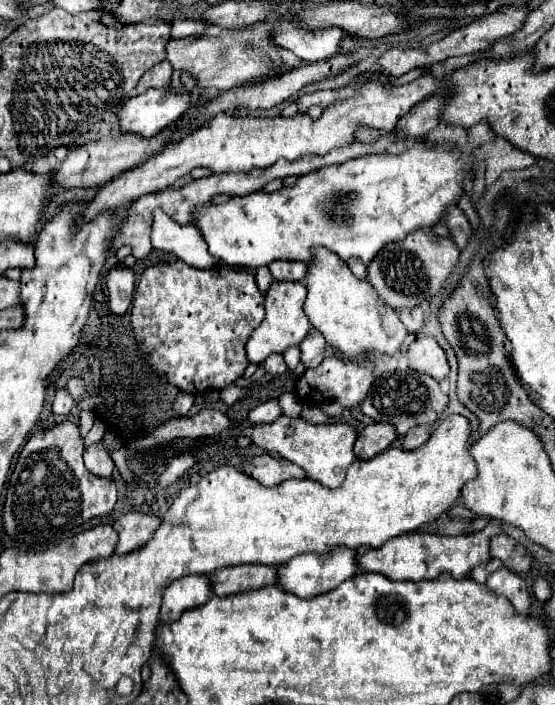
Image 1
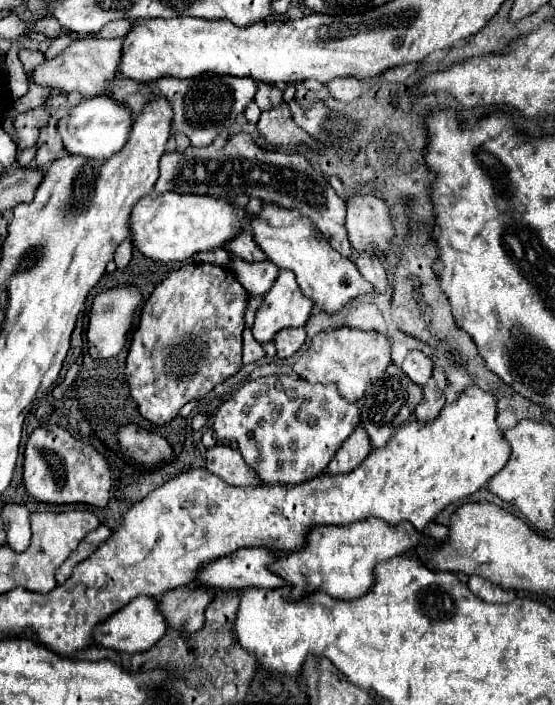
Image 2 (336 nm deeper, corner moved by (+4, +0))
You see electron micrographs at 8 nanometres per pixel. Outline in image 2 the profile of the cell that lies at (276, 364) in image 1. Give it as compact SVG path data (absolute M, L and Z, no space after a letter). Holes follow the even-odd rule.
M245 328L243 332L243 364L251 364L251 362L257 362L265 356L261 344L253 338L251 334L251 328Z

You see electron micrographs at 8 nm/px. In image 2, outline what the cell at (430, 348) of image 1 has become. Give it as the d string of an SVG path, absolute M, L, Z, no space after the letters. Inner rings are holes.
M413 350L407 354L405 362L401 364L401 370L417 384L417 386L425 386L431 378L433 372L433 362L431 358L427 358L423 352Z

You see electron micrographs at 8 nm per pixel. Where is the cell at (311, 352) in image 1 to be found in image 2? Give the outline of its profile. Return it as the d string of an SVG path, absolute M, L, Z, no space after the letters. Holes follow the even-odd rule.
M283 328L281 332L277 332L273 342L277 348L277 358L289 358L305 342L305 328Z

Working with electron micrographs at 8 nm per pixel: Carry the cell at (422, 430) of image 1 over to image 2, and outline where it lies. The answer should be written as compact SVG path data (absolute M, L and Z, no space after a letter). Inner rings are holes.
M423 388L423 400L415 406L415 414L417 414L417 420L421 422L427 422L427 420L433 420L437 418L437 414L441 412L441 408L445 406L445 396L439 388Z

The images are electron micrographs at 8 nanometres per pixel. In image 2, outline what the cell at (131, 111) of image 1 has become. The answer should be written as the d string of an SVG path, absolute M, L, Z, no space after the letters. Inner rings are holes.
M111 96L83 98L67 116L57 120L57 130L61 134L63 146L69 154L81 154L89 158L107 158L121 150L131 130L131 112L127 106L119 104Z

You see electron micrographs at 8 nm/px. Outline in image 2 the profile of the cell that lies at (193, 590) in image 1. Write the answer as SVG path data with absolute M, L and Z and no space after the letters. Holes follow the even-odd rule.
M137 596L127 606L123 606L121 610L117 610L115 614L111 614L107 620L103 620L93 628L93 642L97 646L111 648L115 652L135 654L135 652L149 650L165 634L165 630L167 624L163 614L157 610L157 602L149 596Z

